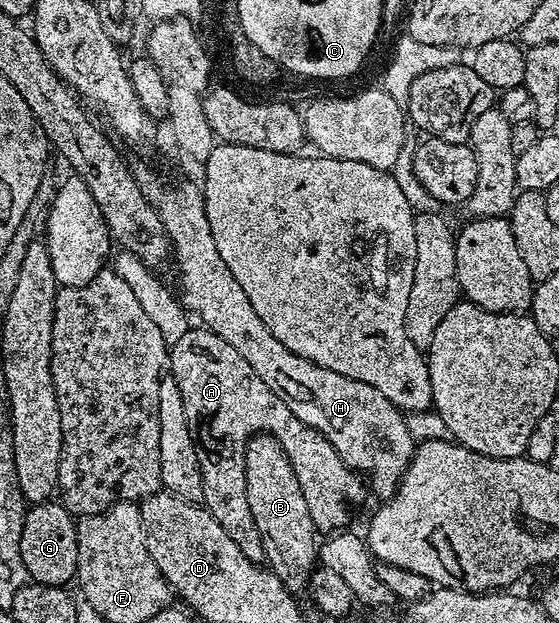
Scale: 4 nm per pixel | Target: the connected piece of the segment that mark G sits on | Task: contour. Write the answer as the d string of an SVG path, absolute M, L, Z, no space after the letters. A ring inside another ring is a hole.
M60 502L34 504L25 513L23 534L19 538L19 554L26 577L34 584L56 588L68 585L76 577L79 546L77 520Z

